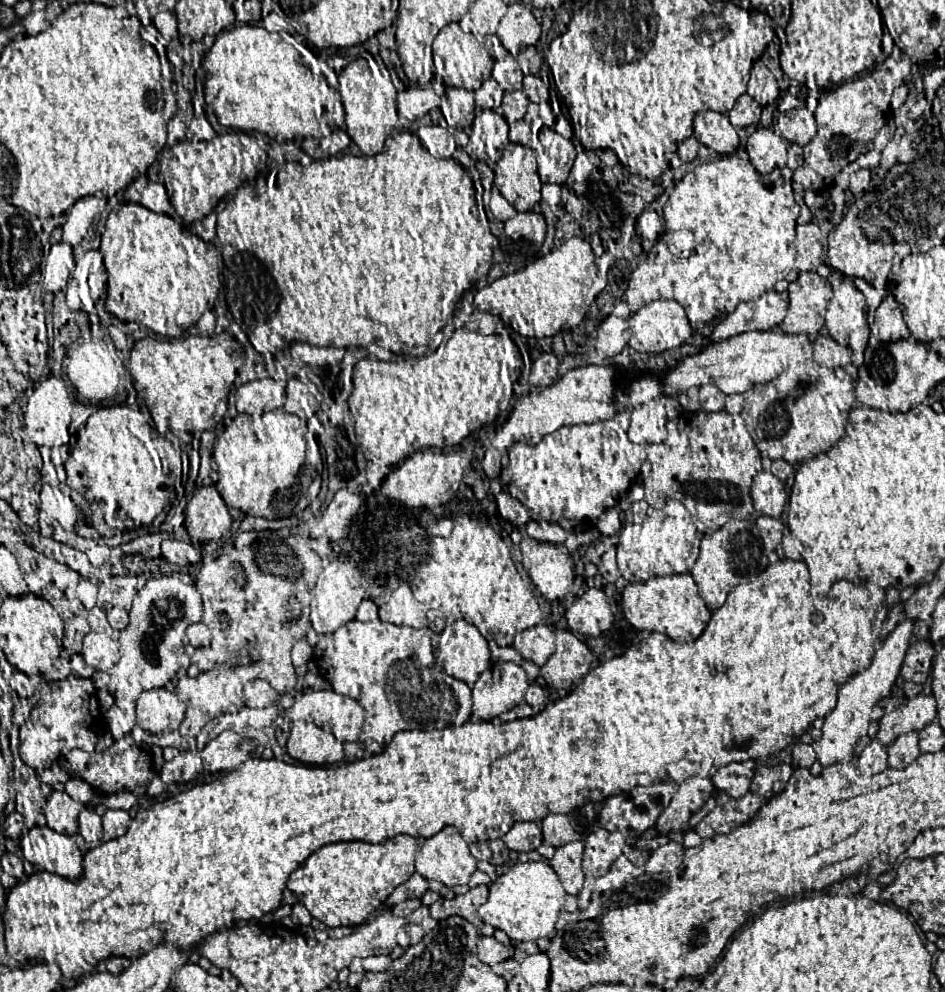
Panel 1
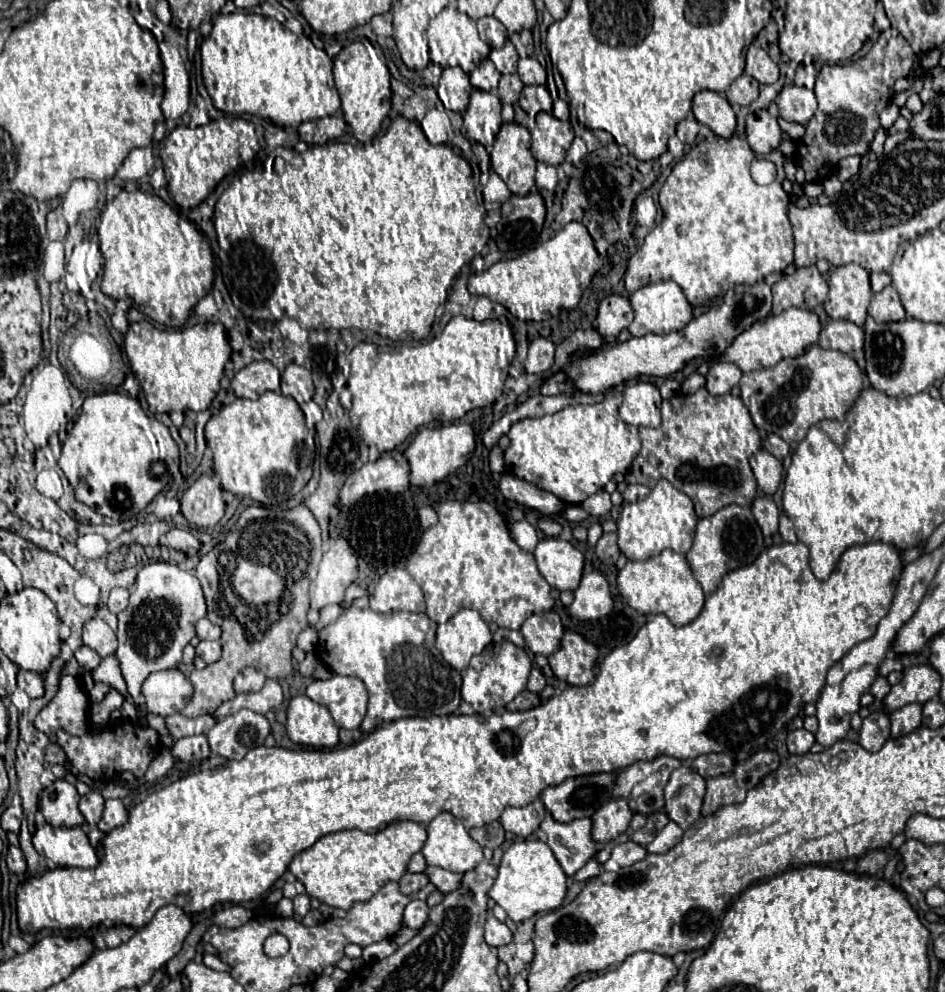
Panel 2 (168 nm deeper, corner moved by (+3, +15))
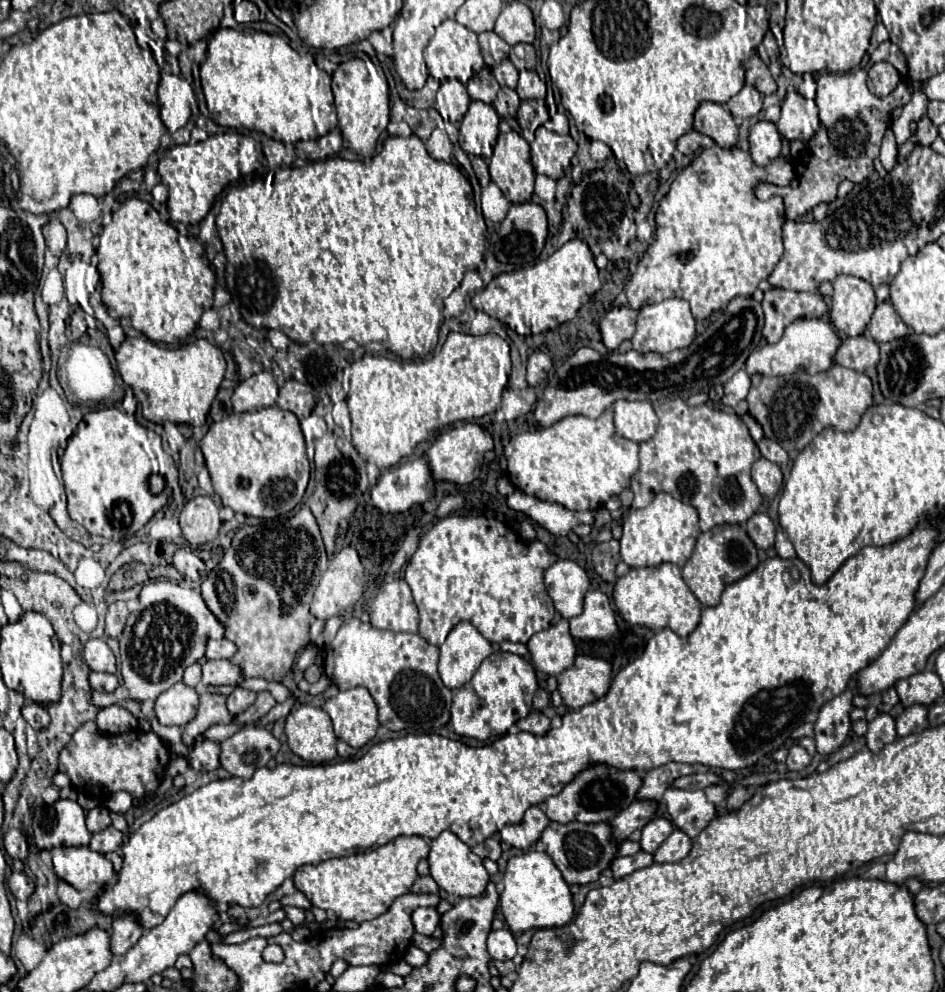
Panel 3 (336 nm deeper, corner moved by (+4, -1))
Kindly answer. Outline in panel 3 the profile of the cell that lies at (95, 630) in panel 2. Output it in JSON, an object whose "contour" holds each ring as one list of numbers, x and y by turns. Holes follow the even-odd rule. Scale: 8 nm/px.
{"contour":[[90,638,86,642,84,662,88,664,90,670,96,670,96,672,110,672,110,674,116,672,116,658,110,646,106,644,106,640,102,638]]}

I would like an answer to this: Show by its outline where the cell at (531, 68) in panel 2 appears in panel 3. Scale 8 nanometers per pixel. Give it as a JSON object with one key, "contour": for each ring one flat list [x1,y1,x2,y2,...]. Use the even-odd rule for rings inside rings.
{"contour":[[524,70,520,72,516,92,522,100,538,100,546,96,546,84,540,80,540,76,534,70]]}

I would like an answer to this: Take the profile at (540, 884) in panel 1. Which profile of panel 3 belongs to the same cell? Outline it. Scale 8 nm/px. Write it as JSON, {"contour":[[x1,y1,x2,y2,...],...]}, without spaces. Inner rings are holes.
{"contour":[[528,852,508,860,504,892,500,894,500,912,514,934,522,934,532,928,556,928,570,922,574,914,570,888,546,852]]}

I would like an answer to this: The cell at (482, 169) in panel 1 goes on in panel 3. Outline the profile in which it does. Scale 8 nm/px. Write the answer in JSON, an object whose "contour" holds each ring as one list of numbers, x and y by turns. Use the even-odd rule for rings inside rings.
{"contour":[[470,156,472,168,474,169,475,175,482,187,482,190,488,186,491,181,488,164,480,158,480,156]]}

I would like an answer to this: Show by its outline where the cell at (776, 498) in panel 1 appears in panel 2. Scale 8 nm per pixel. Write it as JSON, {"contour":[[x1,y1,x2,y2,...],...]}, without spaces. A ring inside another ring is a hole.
{"contour":[[759,450,751,456,749,462,751,462,753,474,757,478,759,490,763,490,765,494,773,494,779,488,781,478,783,478,781,460,777,460,773,454,769,454,765,450]]}

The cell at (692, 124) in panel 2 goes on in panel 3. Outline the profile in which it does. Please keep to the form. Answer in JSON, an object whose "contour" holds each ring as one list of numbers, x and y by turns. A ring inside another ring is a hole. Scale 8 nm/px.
{"contour":[[690,130,688,134,684,134,684,136,678,138,676,146,678,146,678,150,680,150,682,154,692,156,692,154,696,154,696,150,700,148,700,142,702,142,702,134,696,132,696,130]]}

